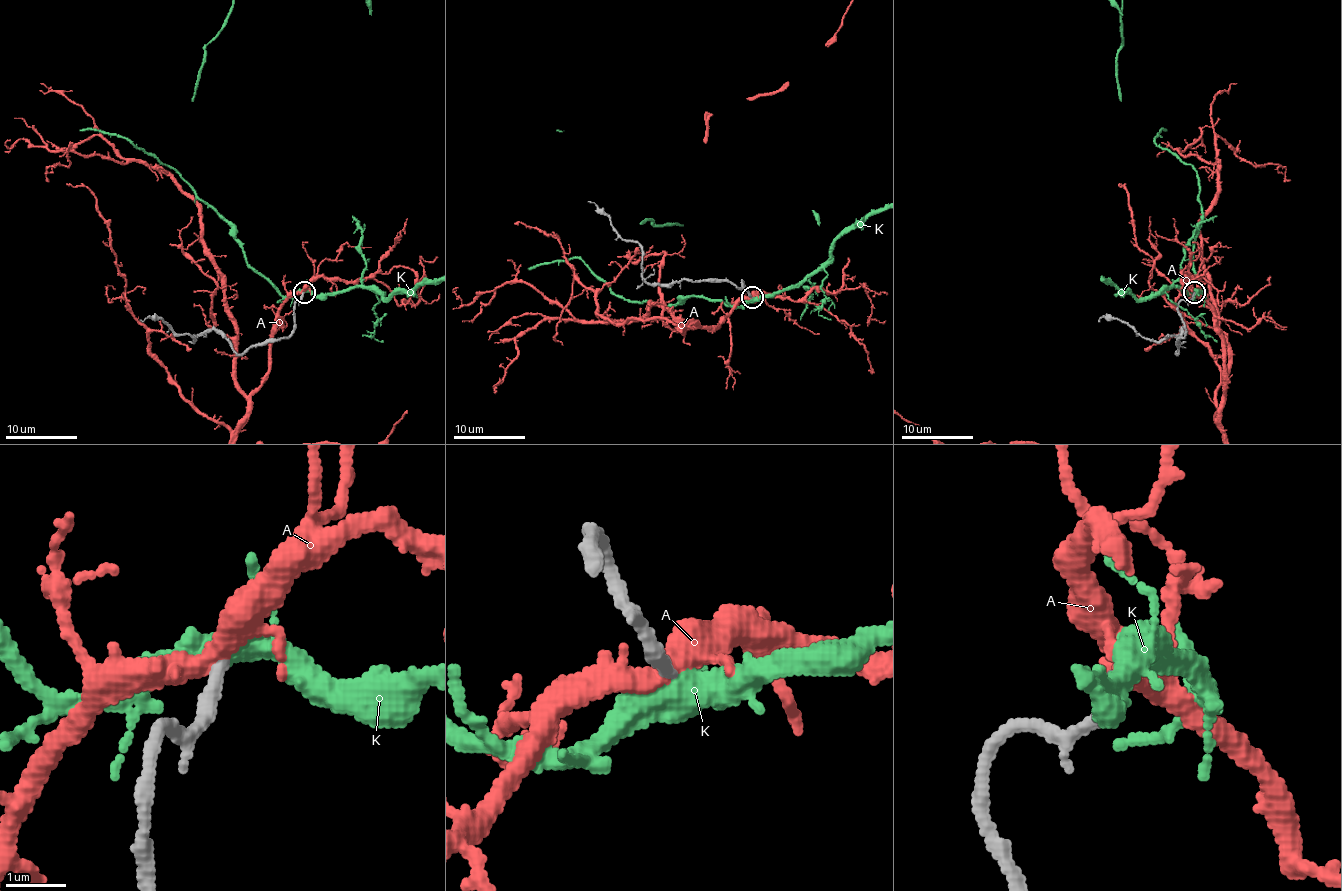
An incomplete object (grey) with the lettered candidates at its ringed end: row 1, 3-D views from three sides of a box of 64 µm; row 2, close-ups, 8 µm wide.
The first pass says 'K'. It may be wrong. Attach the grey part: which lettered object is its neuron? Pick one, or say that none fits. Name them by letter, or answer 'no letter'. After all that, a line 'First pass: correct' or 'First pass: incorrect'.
K
First pass: correct

